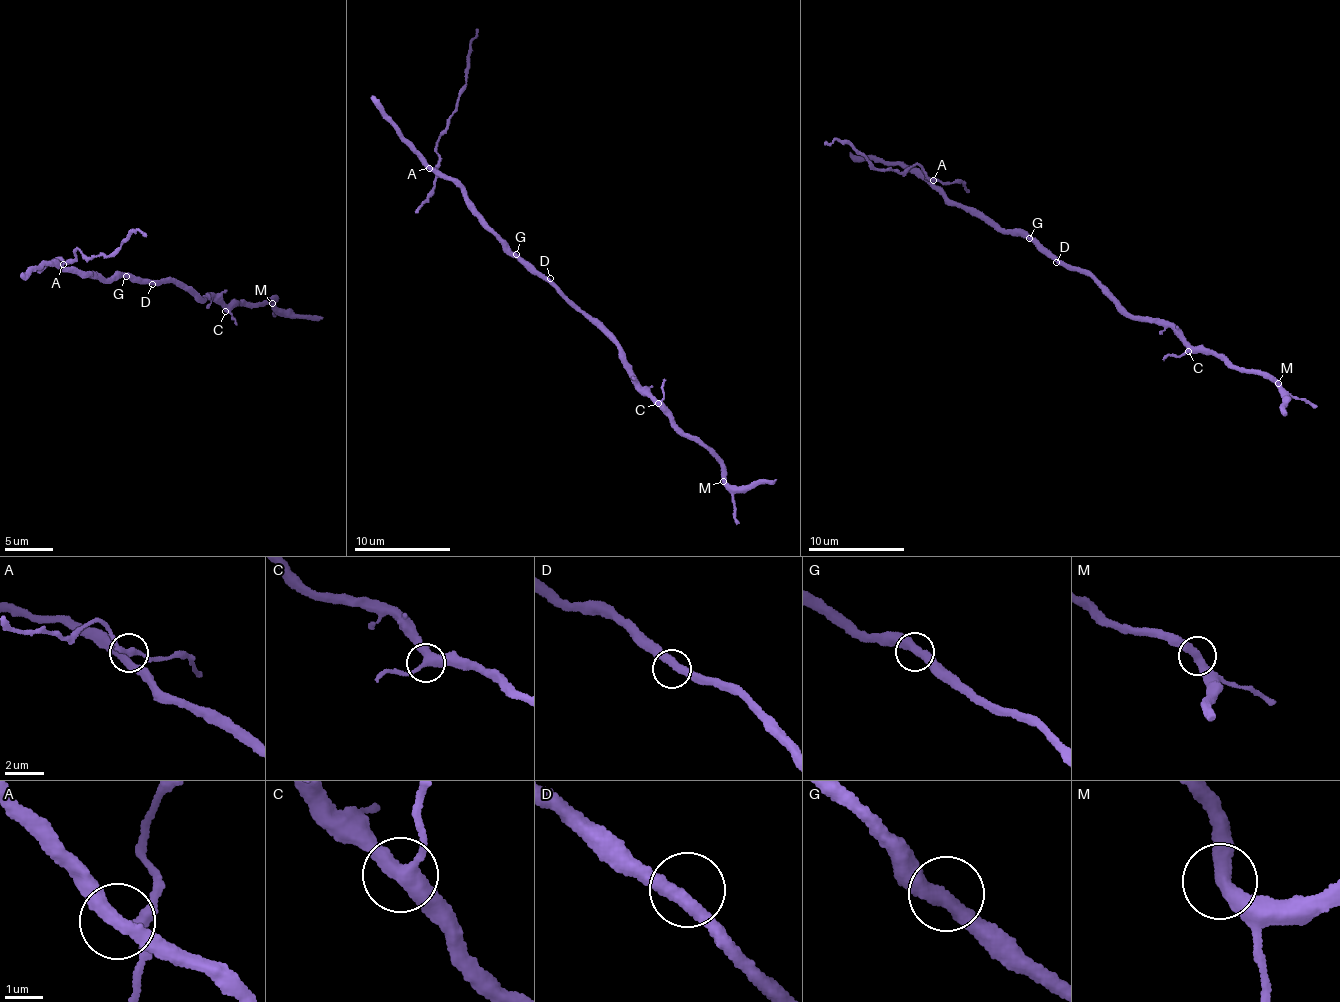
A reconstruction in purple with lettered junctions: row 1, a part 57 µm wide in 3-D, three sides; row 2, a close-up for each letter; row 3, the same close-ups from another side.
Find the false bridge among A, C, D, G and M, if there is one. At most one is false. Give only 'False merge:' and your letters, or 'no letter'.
False merge: A

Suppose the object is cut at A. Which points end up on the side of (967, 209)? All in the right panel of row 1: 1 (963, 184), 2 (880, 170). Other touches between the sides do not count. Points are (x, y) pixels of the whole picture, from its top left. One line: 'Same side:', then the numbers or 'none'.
Same side: none

